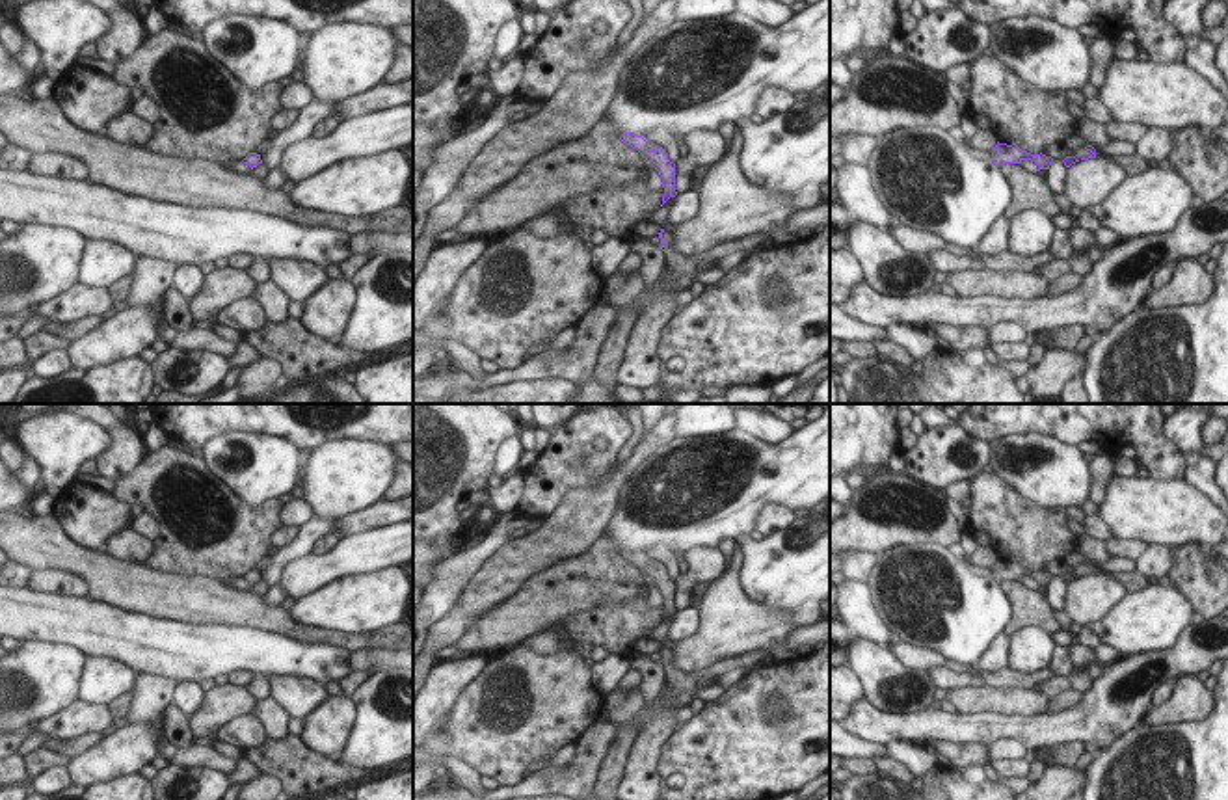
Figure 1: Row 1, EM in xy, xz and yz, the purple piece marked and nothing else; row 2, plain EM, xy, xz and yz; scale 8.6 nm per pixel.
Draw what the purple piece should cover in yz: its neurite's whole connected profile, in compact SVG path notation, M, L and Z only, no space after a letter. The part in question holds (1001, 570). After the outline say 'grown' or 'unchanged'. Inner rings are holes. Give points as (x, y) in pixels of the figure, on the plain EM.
M999 560L994 564L992 567L992 579L995 582L1003 582L1003 580L1020 580L1021 577L1031 577L1038 582L1040 586L1049 586L1053 575L1046 573L1046 571L1031 571L1027 567L1021 567L1016 560L1007 562L1007 560Z; unchanged

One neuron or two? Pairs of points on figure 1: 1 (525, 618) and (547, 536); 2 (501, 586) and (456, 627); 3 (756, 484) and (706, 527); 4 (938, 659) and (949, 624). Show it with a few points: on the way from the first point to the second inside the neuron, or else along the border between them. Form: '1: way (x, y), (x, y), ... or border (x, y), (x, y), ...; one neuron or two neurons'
1: border (564, 557), (536, 572), (505, 600); two neurons
2: way (490, 590), (464, 616); one neuron
3: way (743, 497), (719, 514); one neuron
4: border (899, 639), (936, 648), (951, 659); two neurons

